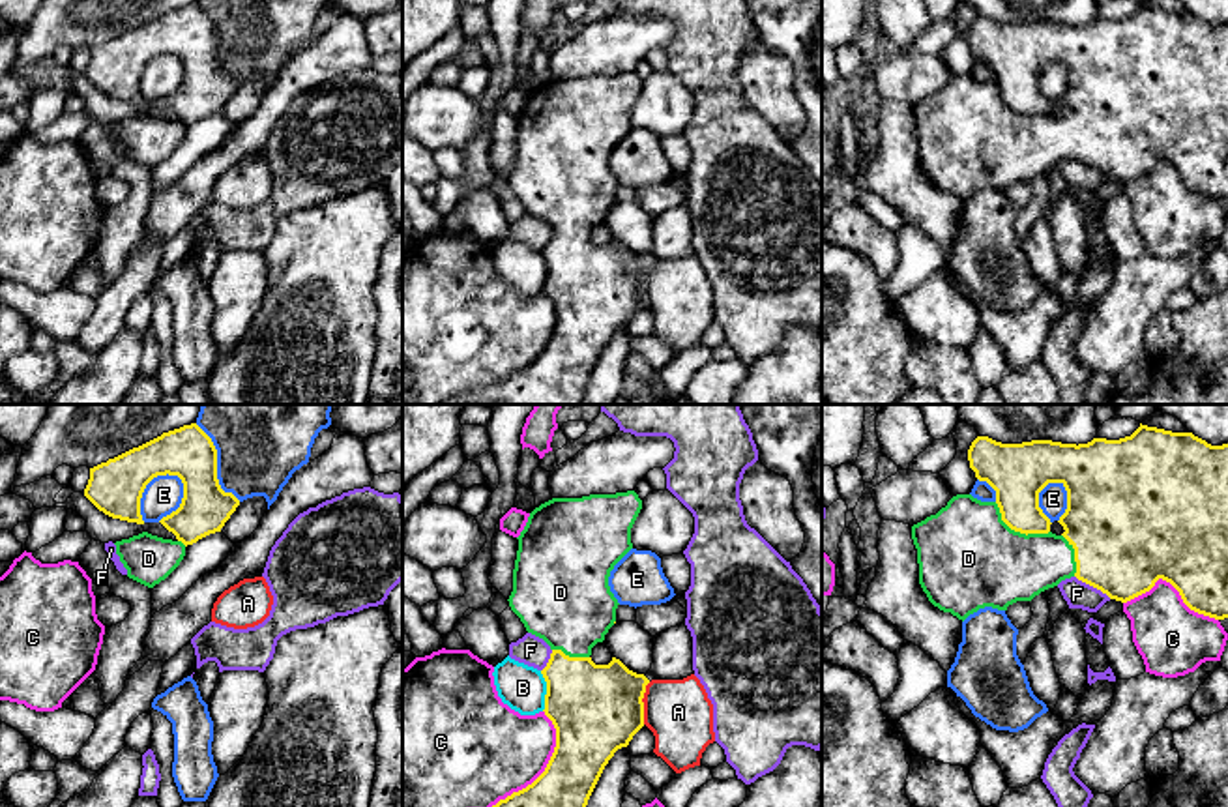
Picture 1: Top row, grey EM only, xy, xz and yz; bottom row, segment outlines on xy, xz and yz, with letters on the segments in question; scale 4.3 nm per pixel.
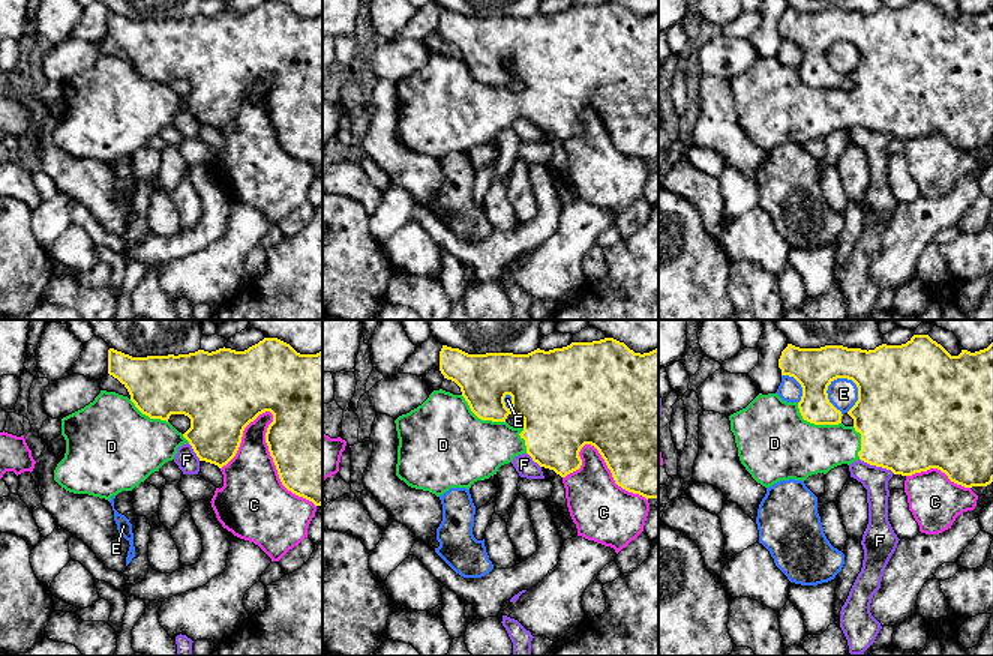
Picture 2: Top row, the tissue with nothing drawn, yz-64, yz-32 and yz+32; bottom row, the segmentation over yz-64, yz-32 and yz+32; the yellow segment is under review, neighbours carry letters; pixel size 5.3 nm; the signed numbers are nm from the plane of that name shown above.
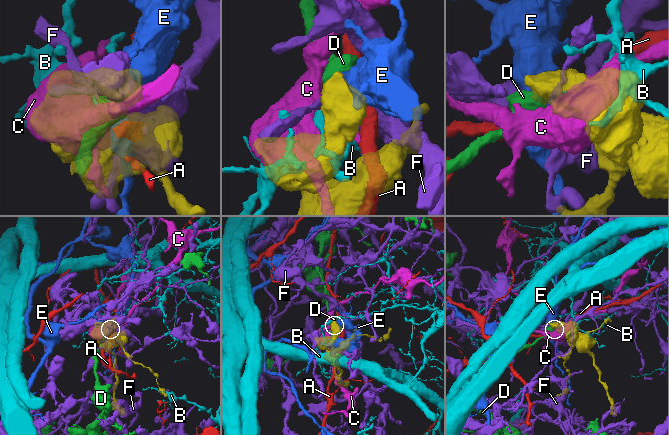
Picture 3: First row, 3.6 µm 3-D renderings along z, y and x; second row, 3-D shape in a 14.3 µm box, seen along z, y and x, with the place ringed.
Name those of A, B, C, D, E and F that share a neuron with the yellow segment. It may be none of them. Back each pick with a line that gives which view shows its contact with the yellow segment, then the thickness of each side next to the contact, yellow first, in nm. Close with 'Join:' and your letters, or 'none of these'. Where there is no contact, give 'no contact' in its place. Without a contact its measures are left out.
D: yz | 240/440 nm
Join: D

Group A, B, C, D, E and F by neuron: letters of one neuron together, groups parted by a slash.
A / B / C / D / E / F

